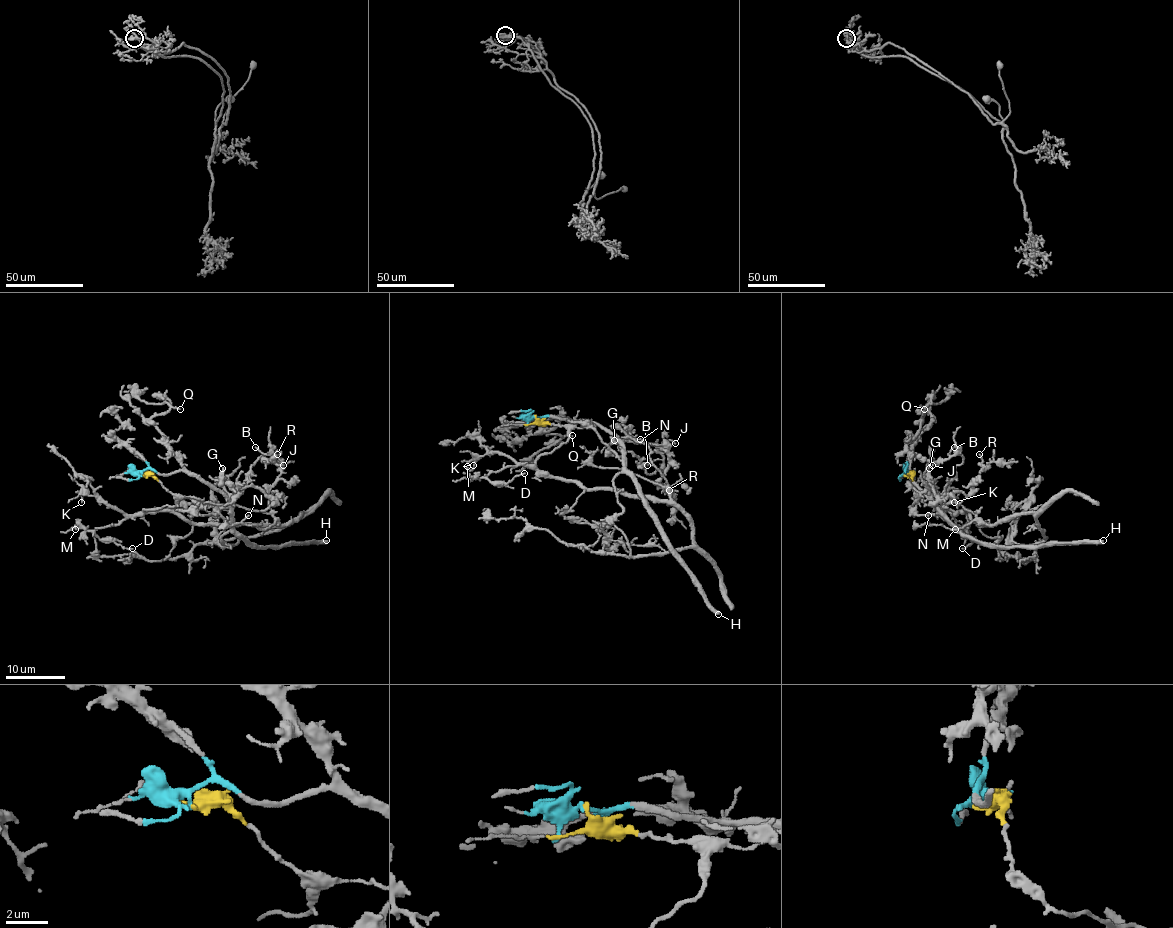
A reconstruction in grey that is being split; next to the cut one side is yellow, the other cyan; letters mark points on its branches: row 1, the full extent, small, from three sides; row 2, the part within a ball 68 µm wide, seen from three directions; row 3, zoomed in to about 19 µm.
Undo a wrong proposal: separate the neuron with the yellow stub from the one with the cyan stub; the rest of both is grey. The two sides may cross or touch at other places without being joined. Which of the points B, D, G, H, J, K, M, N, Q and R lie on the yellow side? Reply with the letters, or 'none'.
D, K, M, N

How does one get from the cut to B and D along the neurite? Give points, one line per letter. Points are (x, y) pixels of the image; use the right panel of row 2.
B: (906, 475), (906, 469), (928, 496), (940, 496), (953, 469), (963, 460), (959, 454), (949, 454), (955, 447)
D: (906, 475), (911, 477), (914, 493), (929, 505), (953, 512), (955, 524), (972, 539), (962, 548)

